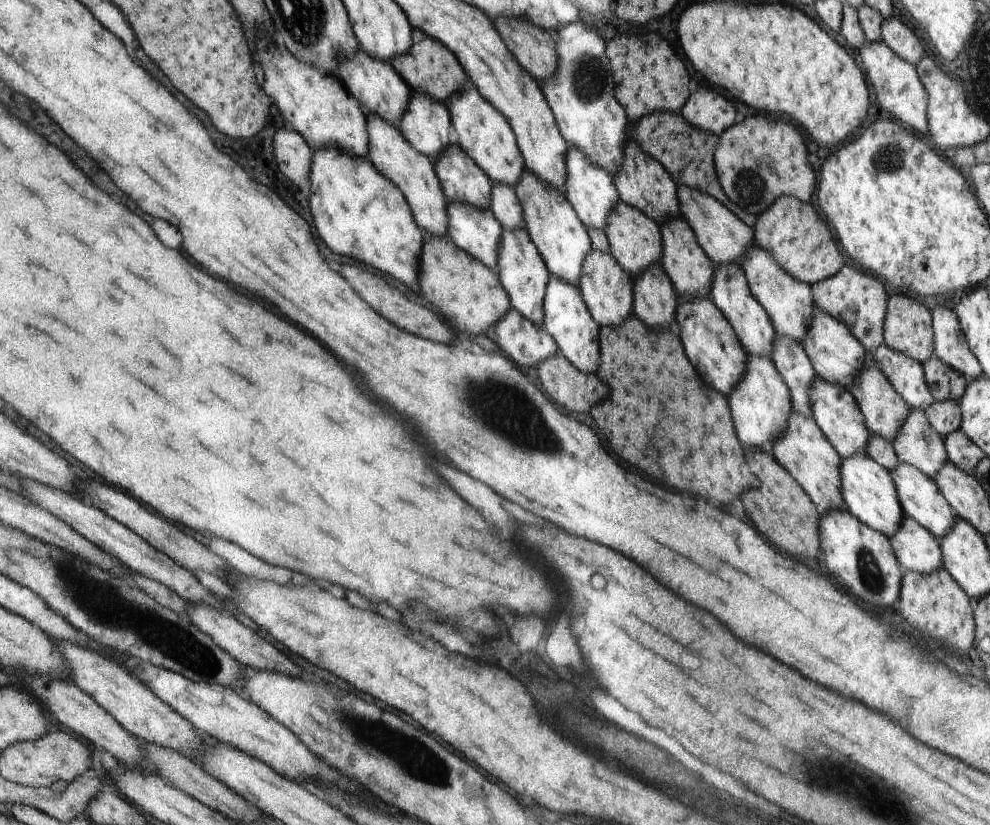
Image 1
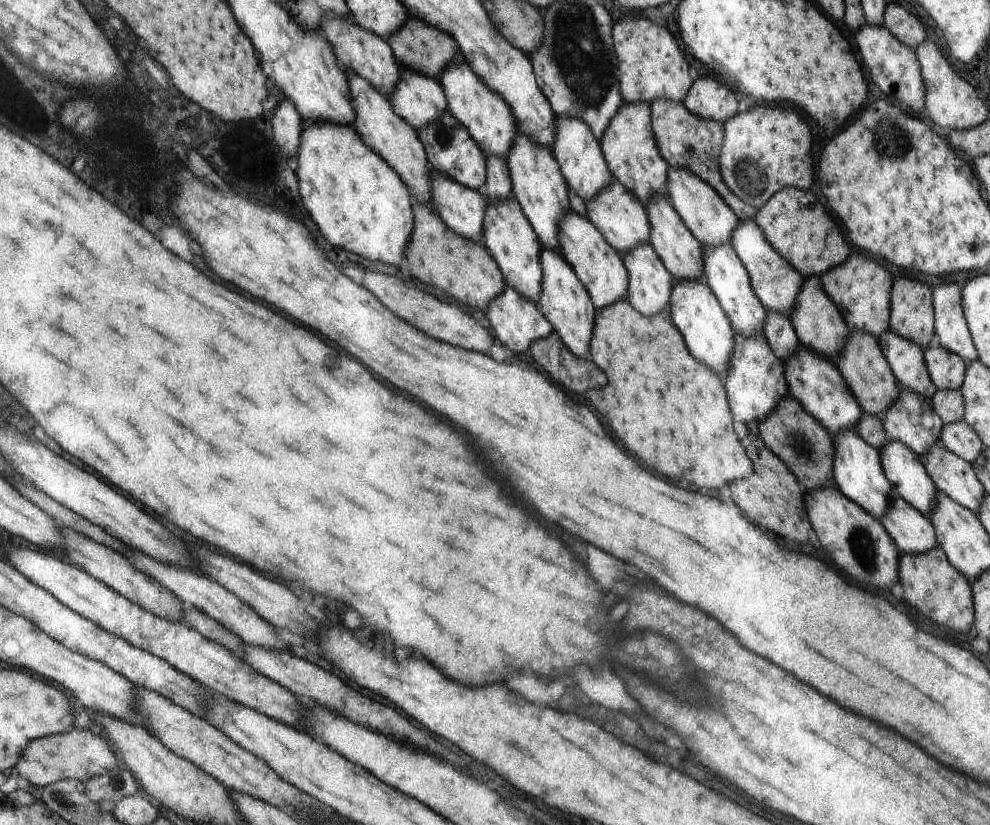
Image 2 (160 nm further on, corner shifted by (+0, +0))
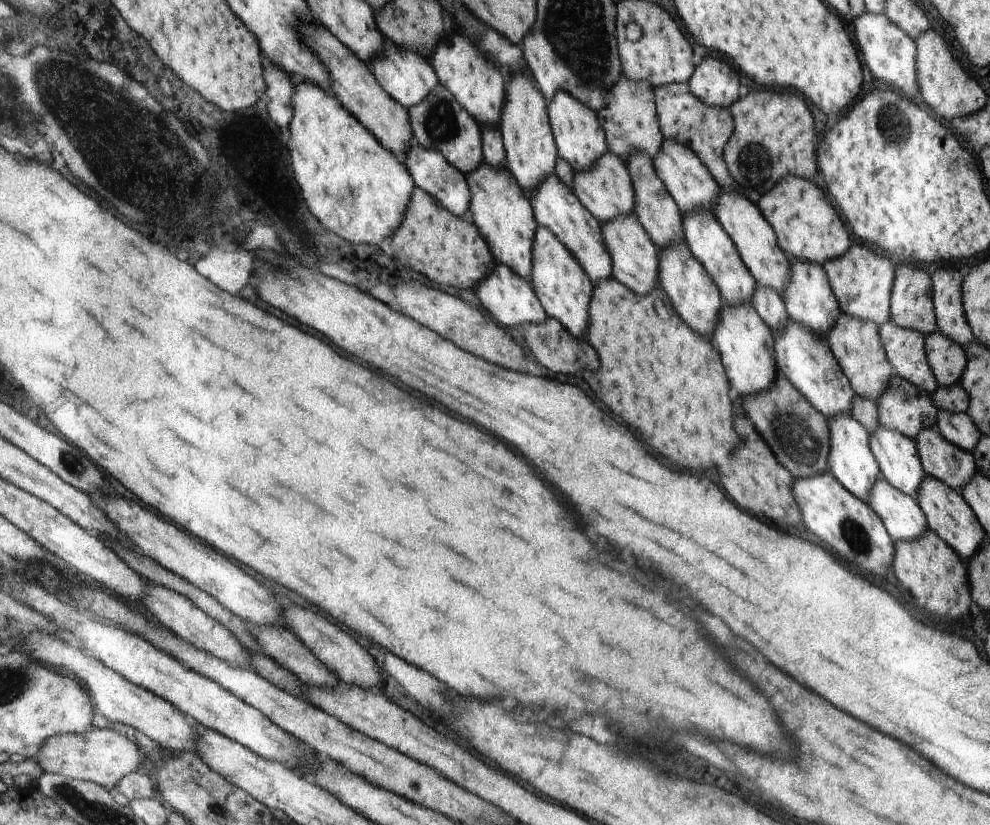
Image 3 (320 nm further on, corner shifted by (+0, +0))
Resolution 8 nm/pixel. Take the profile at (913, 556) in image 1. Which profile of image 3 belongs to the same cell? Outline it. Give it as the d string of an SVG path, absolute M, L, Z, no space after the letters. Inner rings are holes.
M882 476L874 481L868 501L894 543L914 540L928 529L926 517L918 503L908 494L894 488Z

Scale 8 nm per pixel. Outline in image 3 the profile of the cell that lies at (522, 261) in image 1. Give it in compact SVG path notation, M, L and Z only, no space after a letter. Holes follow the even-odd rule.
M484 160L476 170L468 173L466 178L472 194L468 216L485 237L485 241L493 250L493 257L500 264L510 267L522 278L530 279L532 270L532 243L540 225L532 207L532 201L521 185L510 172L507 164L497 167L484 164Z

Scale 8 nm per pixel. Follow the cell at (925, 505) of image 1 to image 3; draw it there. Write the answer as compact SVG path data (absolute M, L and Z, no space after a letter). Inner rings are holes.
M879 422L869 436L869 445L877 460L880 476L884 477L894 488L915 500L918 487L926 475L918 456L915 440L902 434L899 430L889 429Z

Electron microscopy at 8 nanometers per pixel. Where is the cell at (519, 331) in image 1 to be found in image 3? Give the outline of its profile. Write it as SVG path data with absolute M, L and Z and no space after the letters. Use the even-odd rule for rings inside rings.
M498 263L497 268L476 286L475 294L480 299L480 304L493 314L495 321L502 326L538 324L548 318L548 313L541 305L530 279L522 278L522 275L518 275L505 264Z

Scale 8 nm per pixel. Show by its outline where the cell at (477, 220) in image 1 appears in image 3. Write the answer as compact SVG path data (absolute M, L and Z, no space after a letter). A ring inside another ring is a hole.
M412 140L412 148L405 154L403 161L408 167L410 174L413 175L414 182L417 182L417 185L422 190L433 195L452 214L458 215L459 217L468 216L468 210L471 204L470 200L472 198L468 179L457 167L449 163L445 155L439 150L423 147L416 140Z

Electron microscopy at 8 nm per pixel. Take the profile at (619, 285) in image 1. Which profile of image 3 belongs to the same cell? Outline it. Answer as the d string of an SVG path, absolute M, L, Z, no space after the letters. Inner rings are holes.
M556 174L545 178L544 184L538 188L532 207L537 217L537 223L553 231L564 245L577 257L585 268L589 279L598 286L604 278L612 278L613 260L608 252L603 234L600 234L598 219L582 206L581 199Z

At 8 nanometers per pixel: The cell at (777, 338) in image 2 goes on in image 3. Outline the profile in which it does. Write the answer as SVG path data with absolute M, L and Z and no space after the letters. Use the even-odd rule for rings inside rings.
M757 285L752 305L775 332L781 331L788 325L789 313L778 291L766 285Z

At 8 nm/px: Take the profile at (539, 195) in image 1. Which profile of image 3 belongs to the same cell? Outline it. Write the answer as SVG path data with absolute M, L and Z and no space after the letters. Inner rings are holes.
M529 68L526 73L511 74L510 98L508 98L510 106L506 102L504 114L498 126L503 136L504 162L530 200L534 198L538 188L544 184L545 178L554 174L553 170L559 155L552 123L549 121L549 114L546 114L544 97Z

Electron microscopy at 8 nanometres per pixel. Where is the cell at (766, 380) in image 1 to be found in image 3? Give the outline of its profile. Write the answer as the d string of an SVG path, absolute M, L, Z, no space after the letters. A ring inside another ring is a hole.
M724 305L717 326L712 332L712 342L718 346L722 362L726 362L726 374L730 374L734 388L746 397L772 388L777 363L774 362L775 340L772 340L766 322L753 305Z

